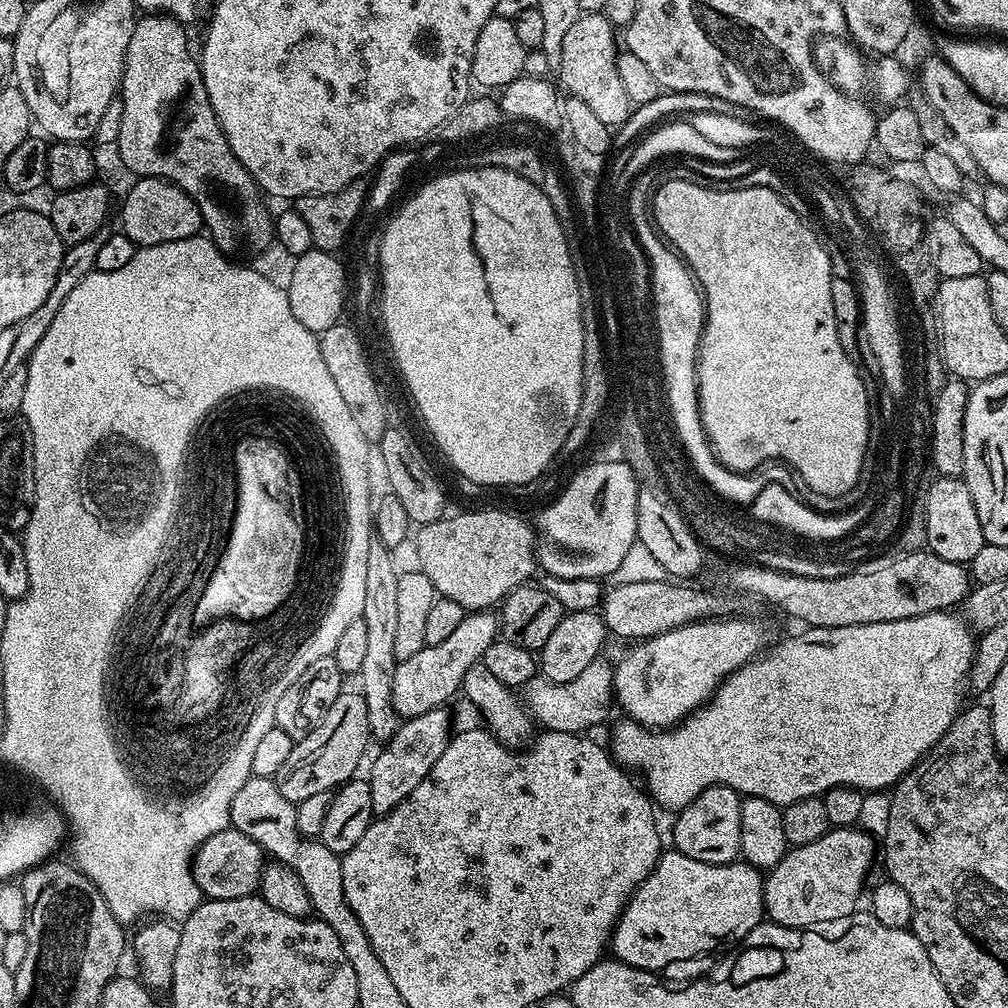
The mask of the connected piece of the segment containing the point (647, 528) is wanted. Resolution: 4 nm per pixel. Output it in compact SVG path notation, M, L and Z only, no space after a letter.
M641 487L638 494L638 530L637 541L650 550L651 555L663 567L667 575L672 578L692 578L700 572L704 564L705 549L702 547L692 528L684 518L679 504L663 487Z

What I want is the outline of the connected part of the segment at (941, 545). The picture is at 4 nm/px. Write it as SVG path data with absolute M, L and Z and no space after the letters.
M937 475L935 479L924 500L927 551L938 558L946 558L946 562L971 565L974 554L978 554L978 550L982 550L984 545L982 526L978 523L978 510L974 510L974 498L970 498L970 490L964 485L963 479L941 475Z

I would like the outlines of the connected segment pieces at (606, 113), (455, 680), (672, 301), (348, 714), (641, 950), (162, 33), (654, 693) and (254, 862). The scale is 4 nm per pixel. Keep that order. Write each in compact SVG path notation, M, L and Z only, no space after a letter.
M585 13L581 15L578 22L574 26L570 26L569 33L565 35L565 41L562 42L562 66L558 73L561 87L566 92L568 90L576 100L586 102L586 106L590 107L590 110L611 128L617 128L624 124L632 109L629 95L623 89L622 78L618 75L616 60L619 56L620 48L617 33L615 36L614 32L616 32L615 25L603 13Z
M472 610L465 615L462 626L458 626L458 630L454 630L454 634L450 634L443 642L426 646L422 650L418 650L418 654L399 661L392 675L392 705L396 715L404 720L409 720L418 714L426 714L426 710L445 707L463 689L466 670L470 670L470 666L483 661L486 650L498 638L499 632L500 621L495 611Z
M640 228L643 239L652 258L650 265L650 300L656 303L655 334L664 334L665 368L667 369L668 388L671 399L666 403L667 409L675 409L676 424L679 424L685 442L700 442L700 448L713 452L708 436L704 433L704 424L700 420L700 393L696 382L696 362L700 351L700 337L704 330L706 305L696 290L694 276L688 276L688 260L684 250L676 246L666 252L656 238L648 236L650 228Z
M356 690L348 691L341 691L340 696L334 698L334 706L330 706L330 710L326 710L326 714L317 722L314 730L310 730L310 734L306 734L306 738L293 743L290 758L286 758L286 762L282 762L282 770L278 770L274 779L282 798L286 798L291 804L297 805L306 798L314 798L314 794L333 793L341 784L347 784L357 775L356 767L359 766L360 759L363 758L368 744L370 745L370 733L368 731L370 718L366 714L366 702L363 695Z
M675 850L665 851L652 873L640 884L628 900L616 929L612 931L610 952L623 964L630 964L647 972L663 973L663 968L679 960L692 960L703 952L712 952L723 944L735 946L765 919L764 876L761 869L747 862L707 864L698 858L686 858Z
M144 14L137 19L134 30L130 34L130 46L126 46L126 58L124 59L124 77L120 79L120 91L118 99L122 102L122 130L118 134L114 145L115 151L120 151L120 160L133 172L133 177L153 176L170 181L174 186L181 188L190 199L196 203L200 211L200 218L207 235L213 244L225 254L232 252L264 252L274 244L274 212L264 205L265 197L262 195L260 187L256 185L256 180L238 162L234 150L230 150L230 142L224 131L220 129L218 118L208 101L206 86L204 85L204 75L200 72L200 66L194 52L188 49L188 31L185 25L172 16L163 14Z
M713 618L699 620L686 626L678 626L666 634L651 636L631 645L632 648L615 665L613 674L614 700L624 707L627 719L643 724L653 730L667 730L685 720L697 708L703 708L711 701L721 682L737 668L756 659L765 651L769 643L768 632L756 620L732 620L733 618Z
M229 826L206 838L206 842L202 842L196 849L192 858L192 877L209 900L246 898L259 889L265 863L266 853L258 846L258 842L254 842L254 838L246 838L246 834Z

